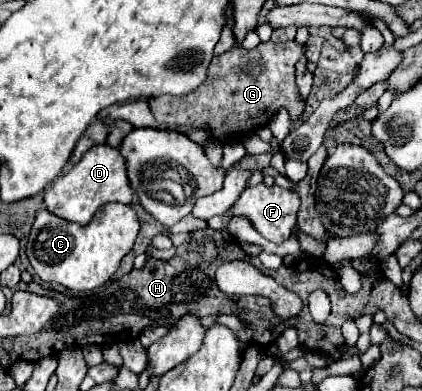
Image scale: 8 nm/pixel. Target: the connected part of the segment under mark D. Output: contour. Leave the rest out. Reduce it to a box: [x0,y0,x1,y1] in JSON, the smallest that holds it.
[43,143,135,225]

